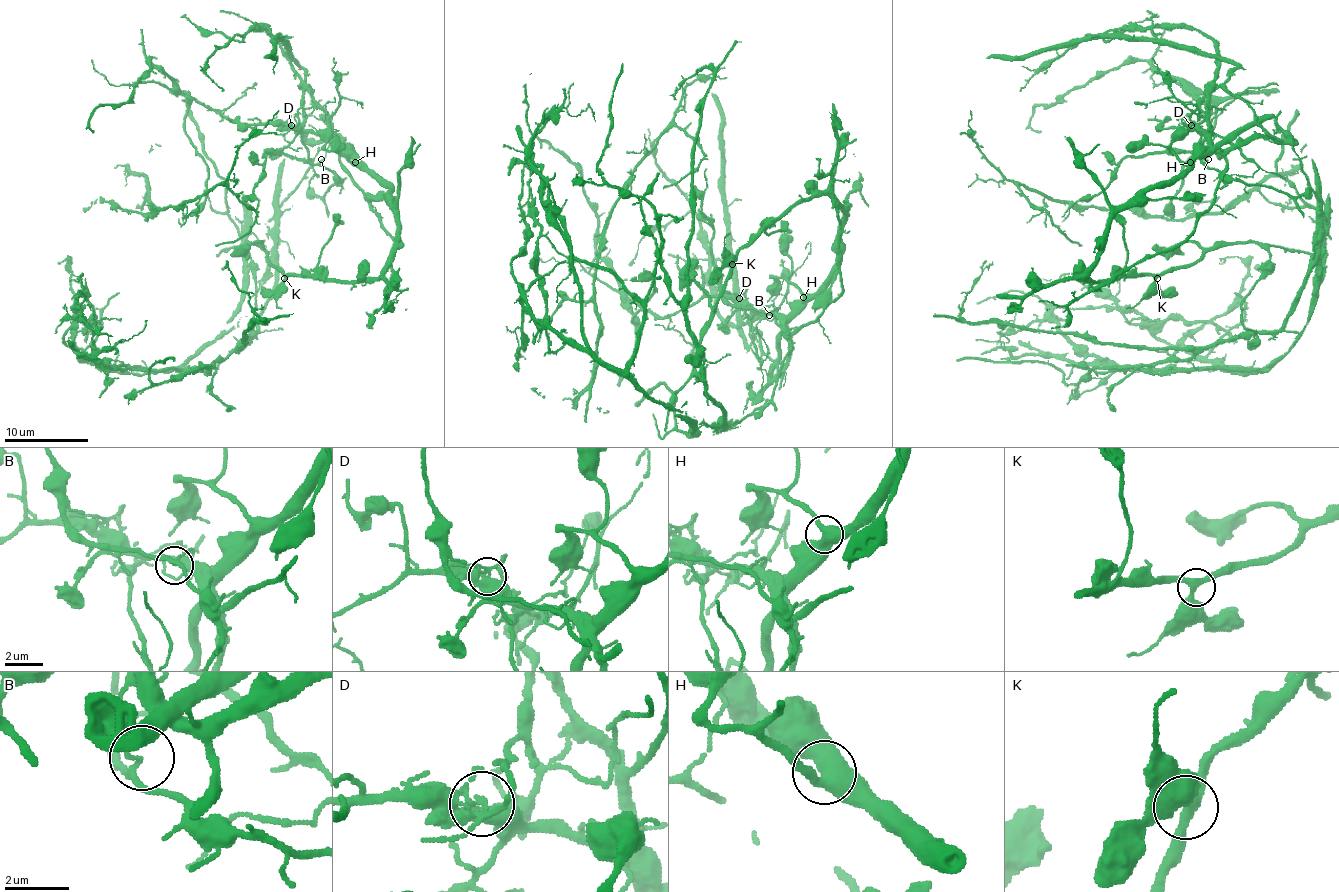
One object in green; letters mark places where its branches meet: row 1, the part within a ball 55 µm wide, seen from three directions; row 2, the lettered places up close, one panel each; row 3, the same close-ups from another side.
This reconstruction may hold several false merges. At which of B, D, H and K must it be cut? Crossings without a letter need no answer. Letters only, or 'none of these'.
B, D

